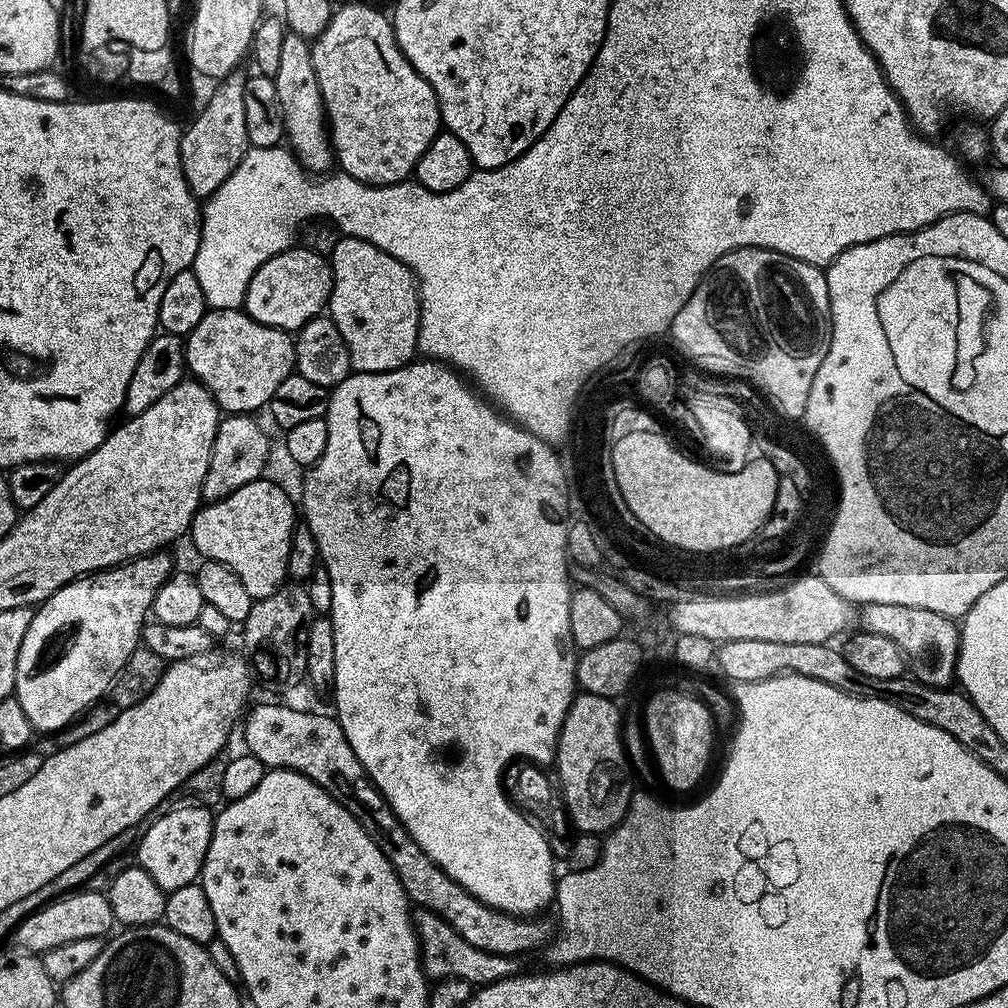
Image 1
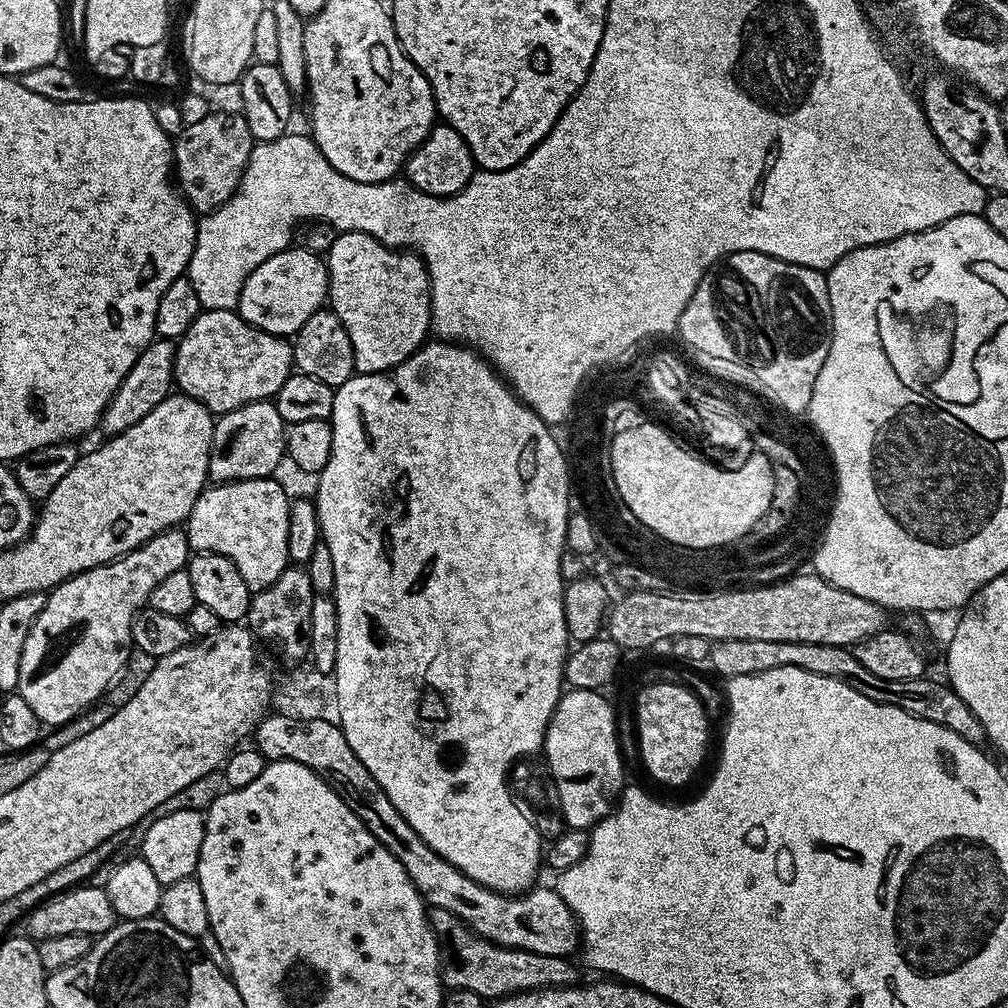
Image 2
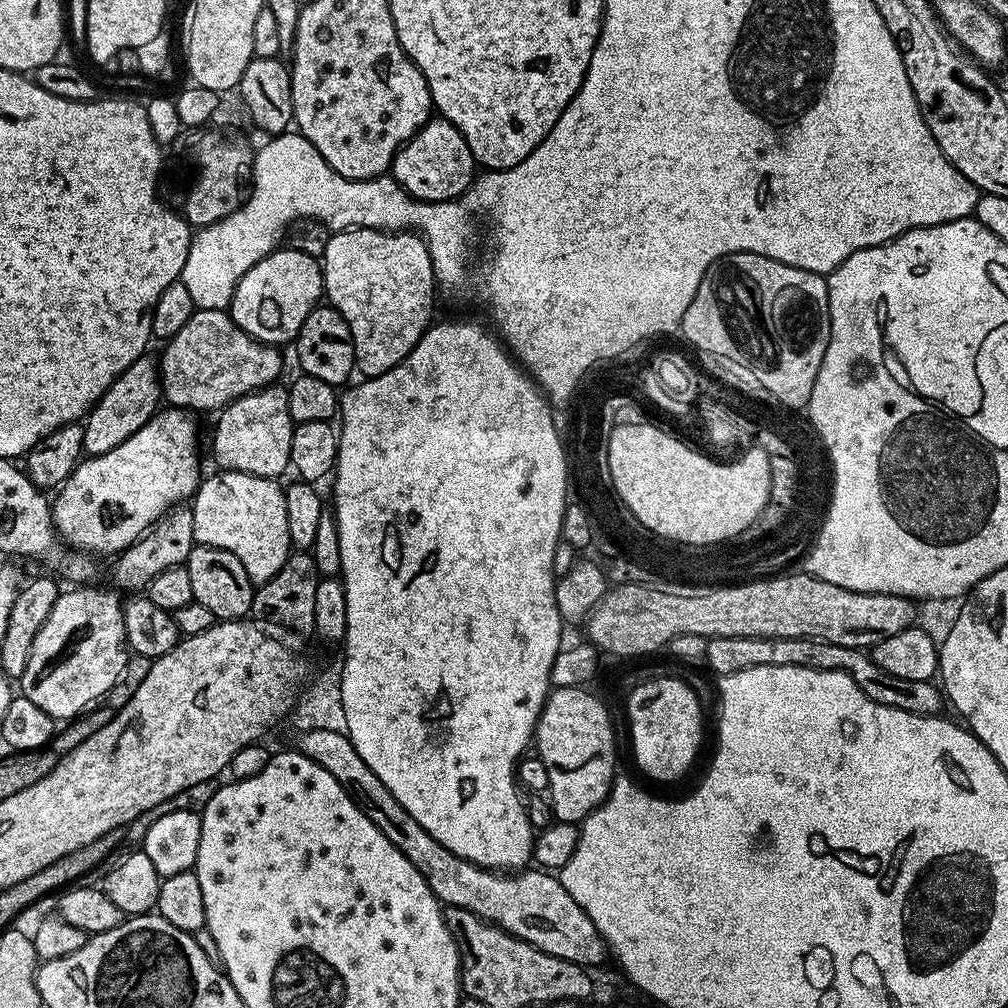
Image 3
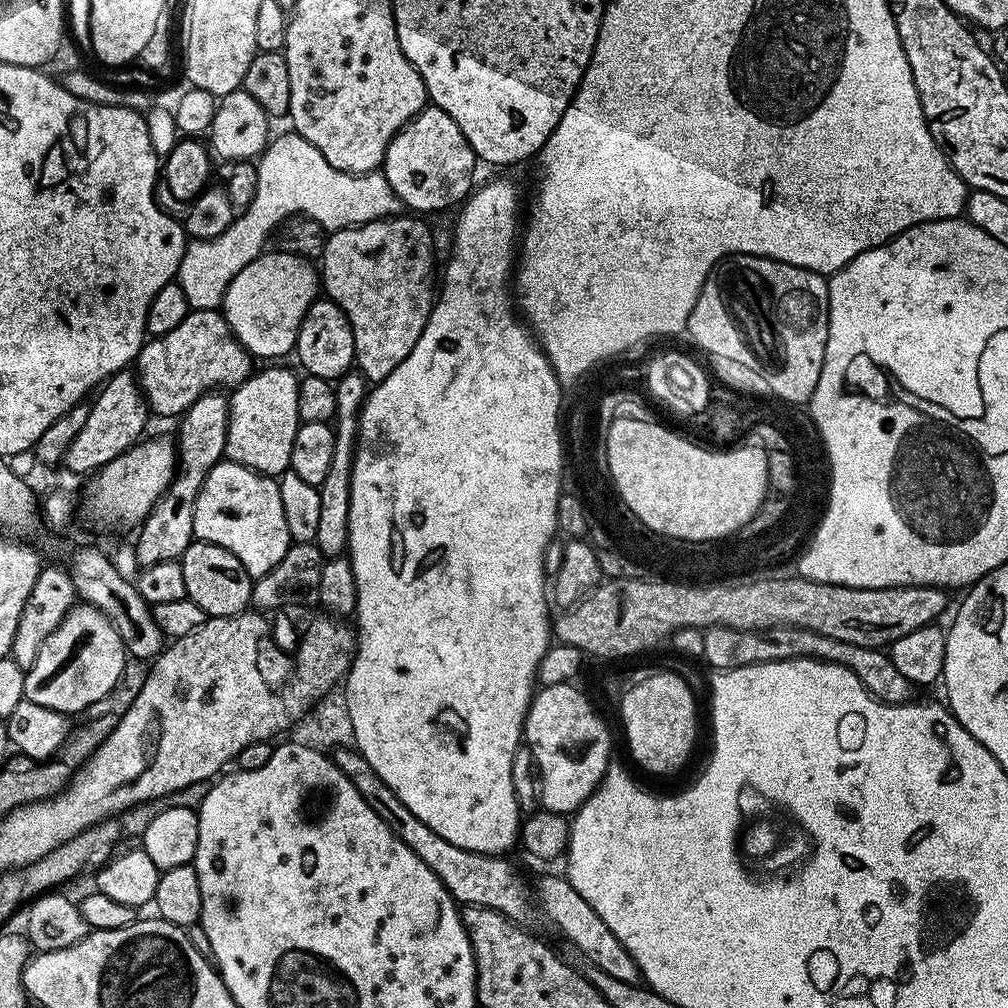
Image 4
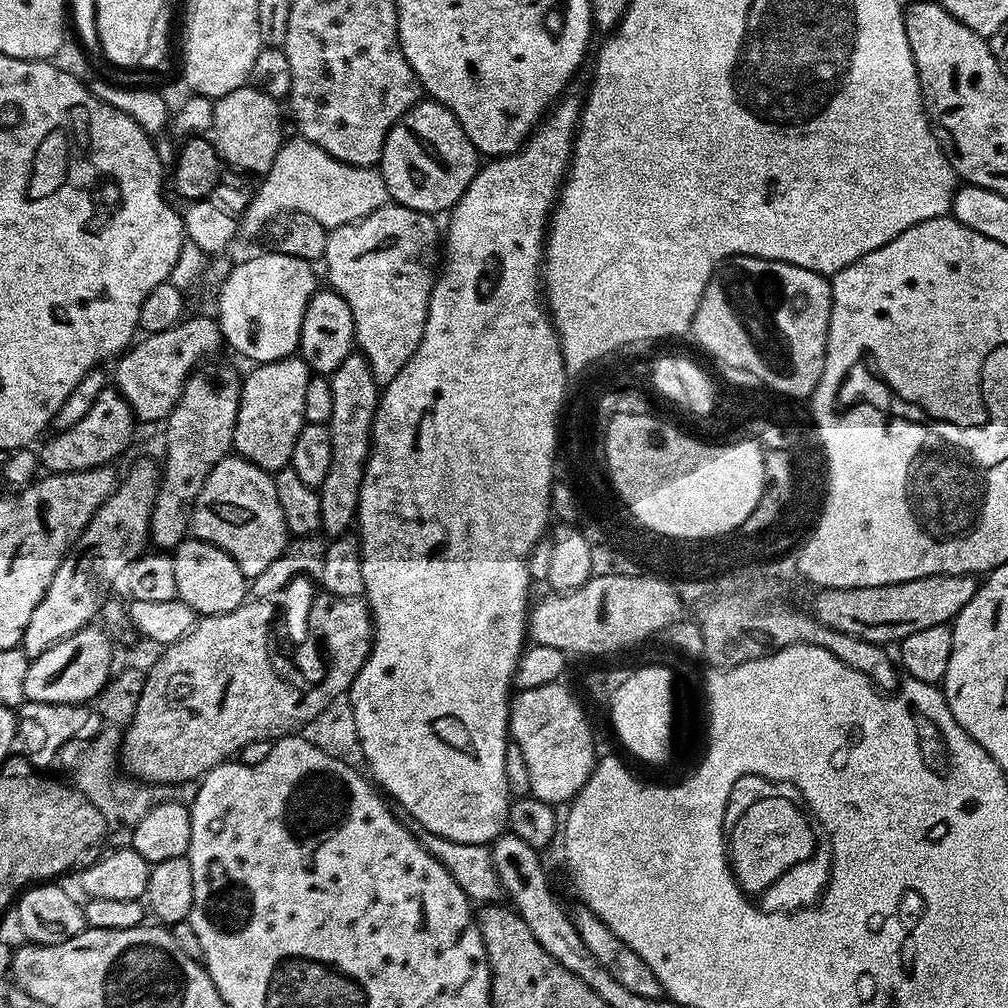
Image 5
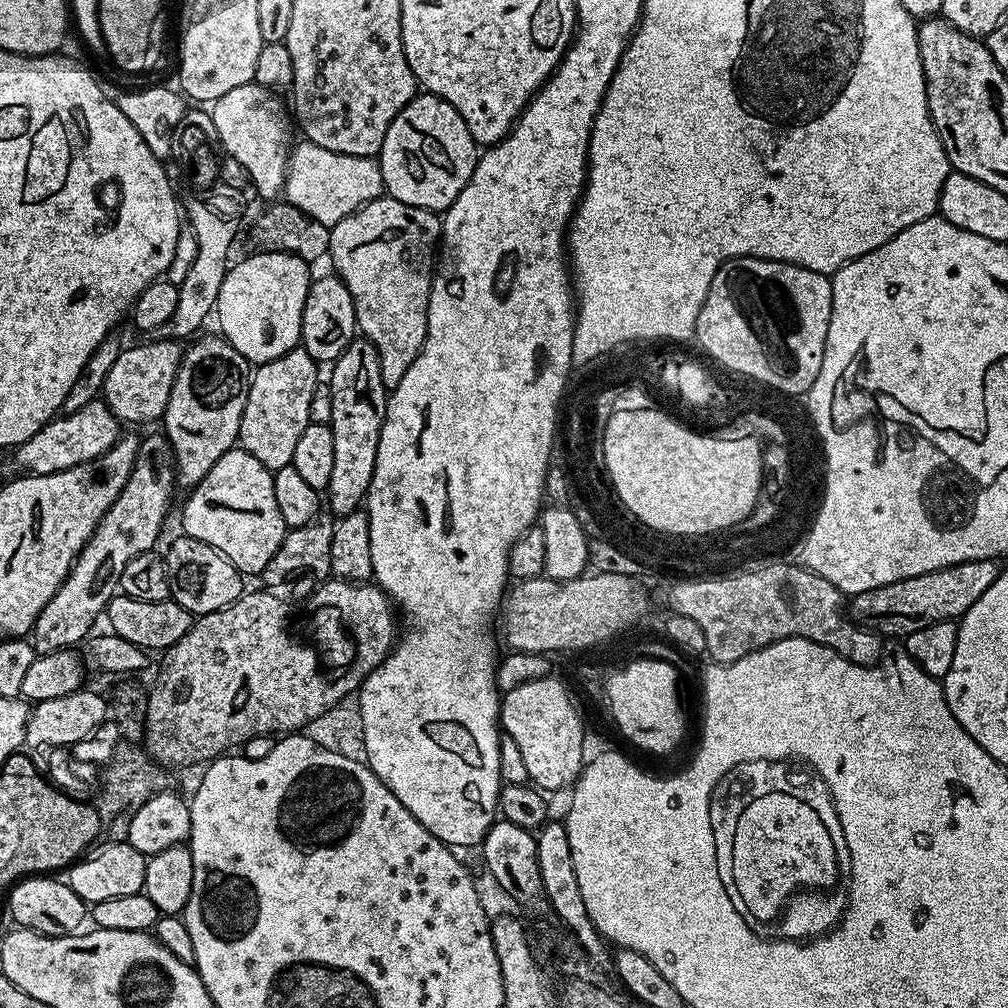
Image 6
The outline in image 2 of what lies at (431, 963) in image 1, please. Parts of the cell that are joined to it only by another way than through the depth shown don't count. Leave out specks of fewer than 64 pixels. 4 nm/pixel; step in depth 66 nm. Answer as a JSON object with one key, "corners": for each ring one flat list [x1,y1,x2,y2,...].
{"corners":[[429,907,428,921,443,953,442,979,445,989,474,990,481,1001,491,1002,501,1000,504,996,513,996,516,992,567,988,577,983,576,968,571,964,571,959,498,946,472,932,462,920,452,916,450,910]]}

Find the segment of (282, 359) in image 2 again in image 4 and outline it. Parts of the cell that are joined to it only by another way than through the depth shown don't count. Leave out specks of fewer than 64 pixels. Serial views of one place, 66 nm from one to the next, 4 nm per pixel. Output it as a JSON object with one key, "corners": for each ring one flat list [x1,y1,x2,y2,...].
{"corners":[[198,308,189,311,188,316,175,326,174,330,161,336,153,336,141,348,134,361,134,375,143,398,153,413,160,416,179,418,198,398,208,392,231,390,246,382,254,371,254,357,247,352,232,333,232,328,224,318,223,311,214,308]]}

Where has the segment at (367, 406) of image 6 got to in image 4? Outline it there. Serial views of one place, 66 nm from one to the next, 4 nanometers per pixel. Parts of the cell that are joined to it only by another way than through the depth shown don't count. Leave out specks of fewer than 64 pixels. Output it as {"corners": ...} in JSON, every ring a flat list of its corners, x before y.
{"corners":[[349,370,336,385,336,418,334,427,334,458,330,461,330,471,320,483,320,513,318,521,318,534,314,543,326,558,340,556,348,547,348,522,350,520,350,474,352,473,352,456,356,453,356,431,360,425,360,407,364,404,364,397,370,388,359,371]]}

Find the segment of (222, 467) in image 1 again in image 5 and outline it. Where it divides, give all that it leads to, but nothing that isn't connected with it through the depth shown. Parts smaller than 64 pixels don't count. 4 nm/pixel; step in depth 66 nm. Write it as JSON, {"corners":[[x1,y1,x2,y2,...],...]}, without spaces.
{"corners":[[299,355,285,356,269,364,256,364,240,386,240,405,234,426,232,447,241,460,249,460,266,473,275,474,289,467,294,454,294,442,306,423,306,382,310,369]]}

